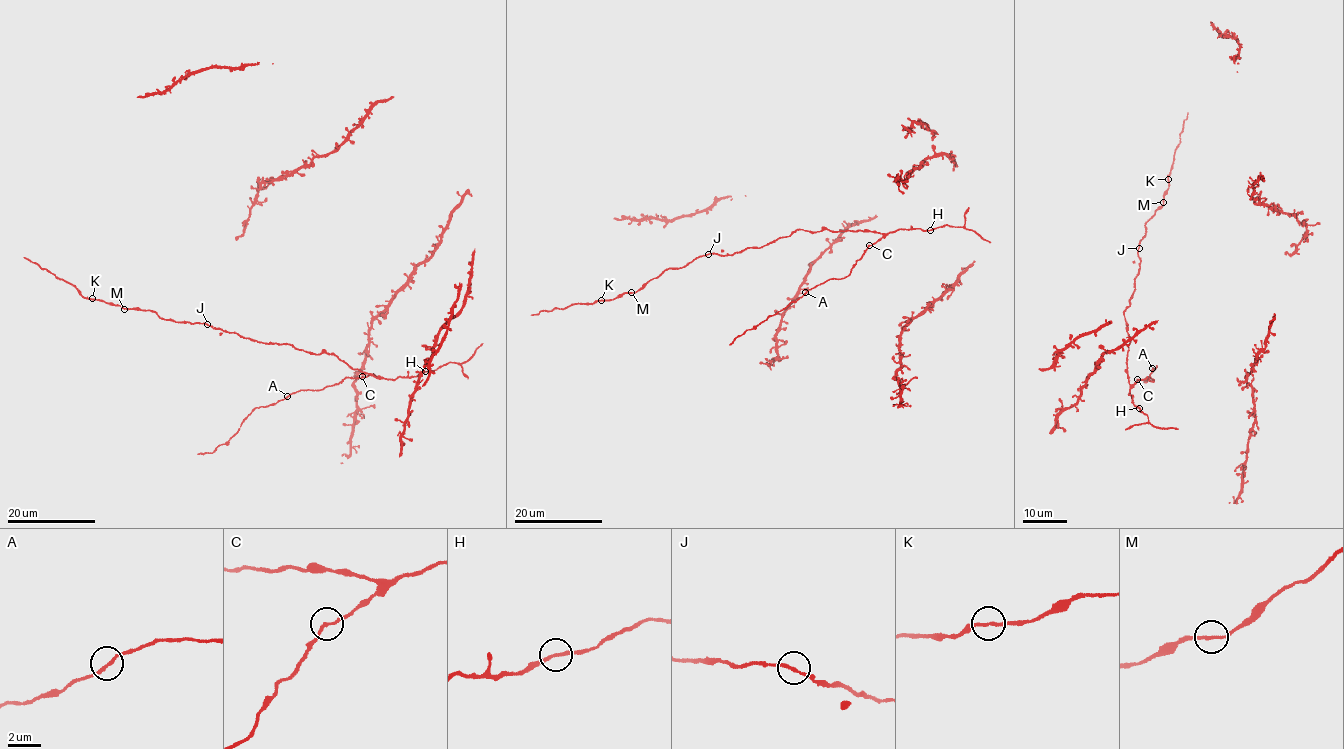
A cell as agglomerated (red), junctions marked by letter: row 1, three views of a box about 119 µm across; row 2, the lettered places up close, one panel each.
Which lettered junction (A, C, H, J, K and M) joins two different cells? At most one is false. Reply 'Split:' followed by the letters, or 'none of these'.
Split: none of these

